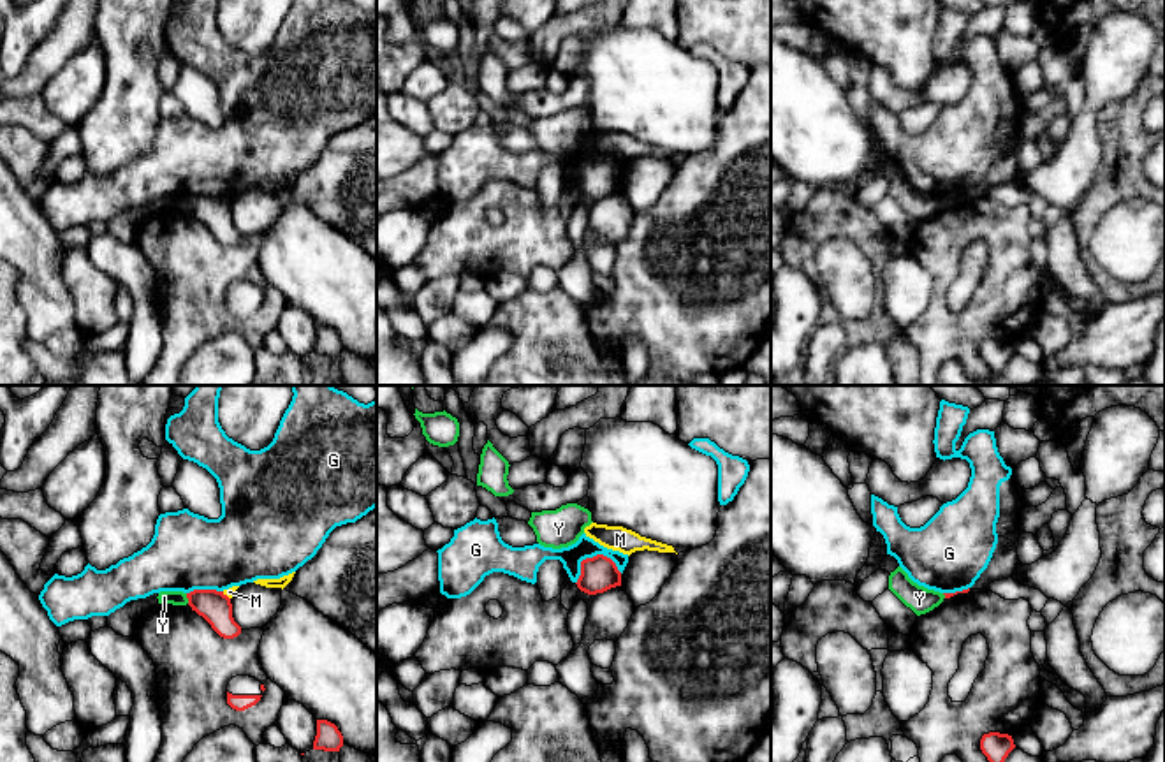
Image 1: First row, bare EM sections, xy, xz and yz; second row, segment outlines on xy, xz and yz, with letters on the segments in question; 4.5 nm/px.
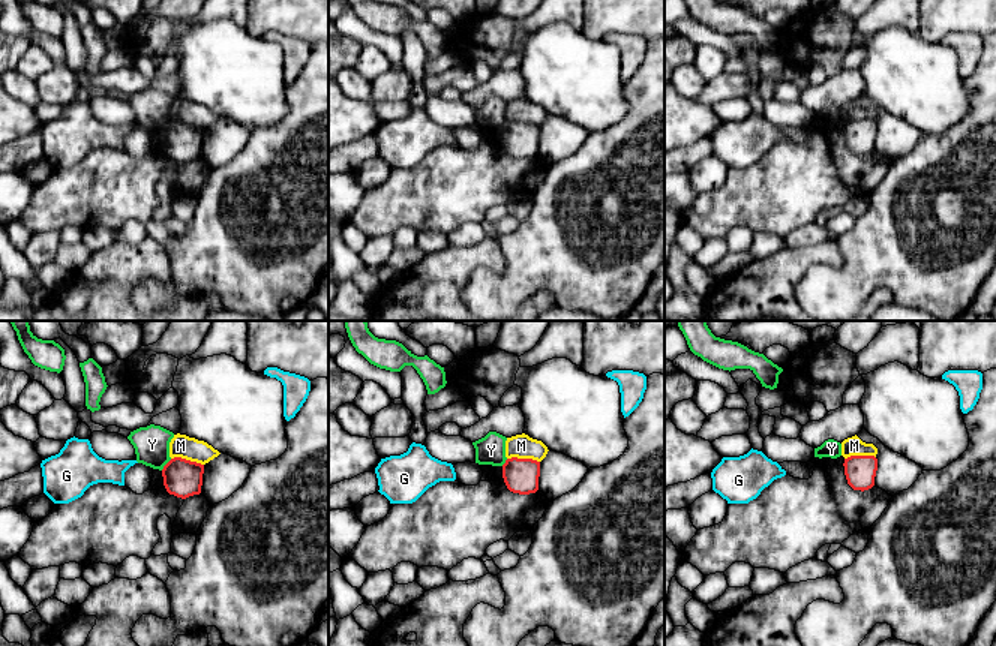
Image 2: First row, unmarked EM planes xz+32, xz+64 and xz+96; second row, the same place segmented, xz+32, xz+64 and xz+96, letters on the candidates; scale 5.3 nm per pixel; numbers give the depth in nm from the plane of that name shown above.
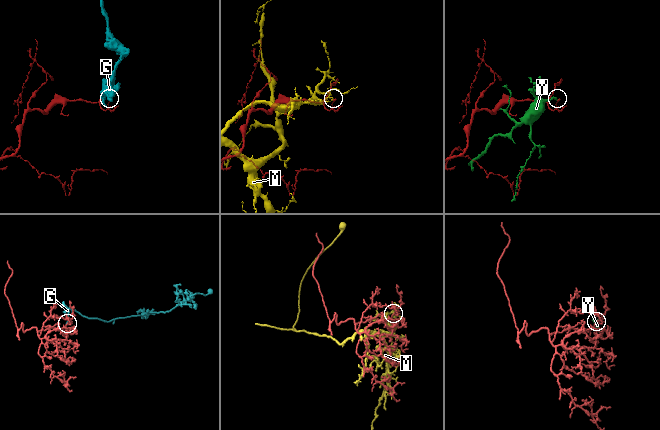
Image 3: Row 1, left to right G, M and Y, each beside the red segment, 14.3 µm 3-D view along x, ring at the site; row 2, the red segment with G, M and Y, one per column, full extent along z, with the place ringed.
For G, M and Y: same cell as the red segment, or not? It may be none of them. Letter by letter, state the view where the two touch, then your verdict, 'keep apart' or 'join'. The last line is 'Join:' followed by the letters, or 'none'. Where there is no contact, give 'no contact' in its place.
G: contact in xz; keep apart
M: contact in xy; keep apart
Y: contact in xy; keep apart
Join: none

